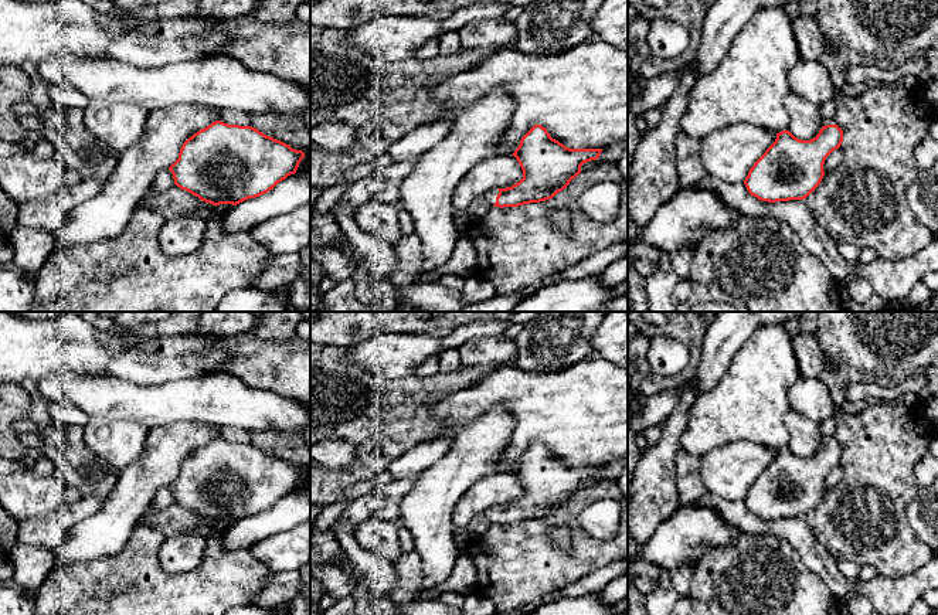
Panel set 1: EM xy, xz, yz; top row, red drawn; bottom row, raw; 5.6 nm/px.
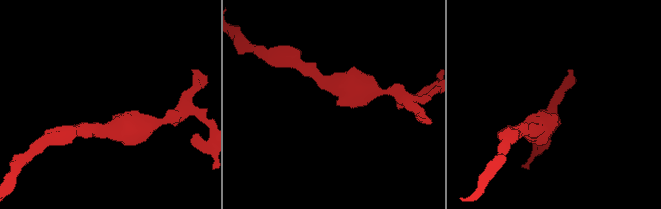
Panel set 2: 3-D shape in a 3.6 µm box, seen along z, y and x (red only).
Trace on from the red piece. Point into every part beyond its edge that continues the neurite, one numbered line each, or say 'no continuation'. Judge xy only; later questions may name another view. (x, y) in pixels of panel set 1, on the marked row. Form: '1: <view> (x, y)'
no continuation

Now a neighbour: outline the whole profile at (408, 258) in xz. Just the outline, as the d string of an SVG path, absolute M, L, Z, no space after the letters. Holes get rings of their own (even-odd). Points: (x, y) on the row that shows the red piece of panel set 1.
M402 234L394 247L394 266L385 281L392 286L414 282L422 269L422 244L417 234Z

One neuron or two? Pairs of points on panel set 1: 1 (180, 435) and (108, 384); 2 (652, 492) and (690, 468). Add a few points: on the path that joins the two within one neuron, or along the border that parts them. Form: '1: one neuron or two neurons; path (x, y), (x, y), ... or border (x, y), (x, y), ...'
1: two neurons; border (199, 420), (180, 420), (150, 430)
2: two neurons; border (680, 447), (676, 452), (679, 505)

